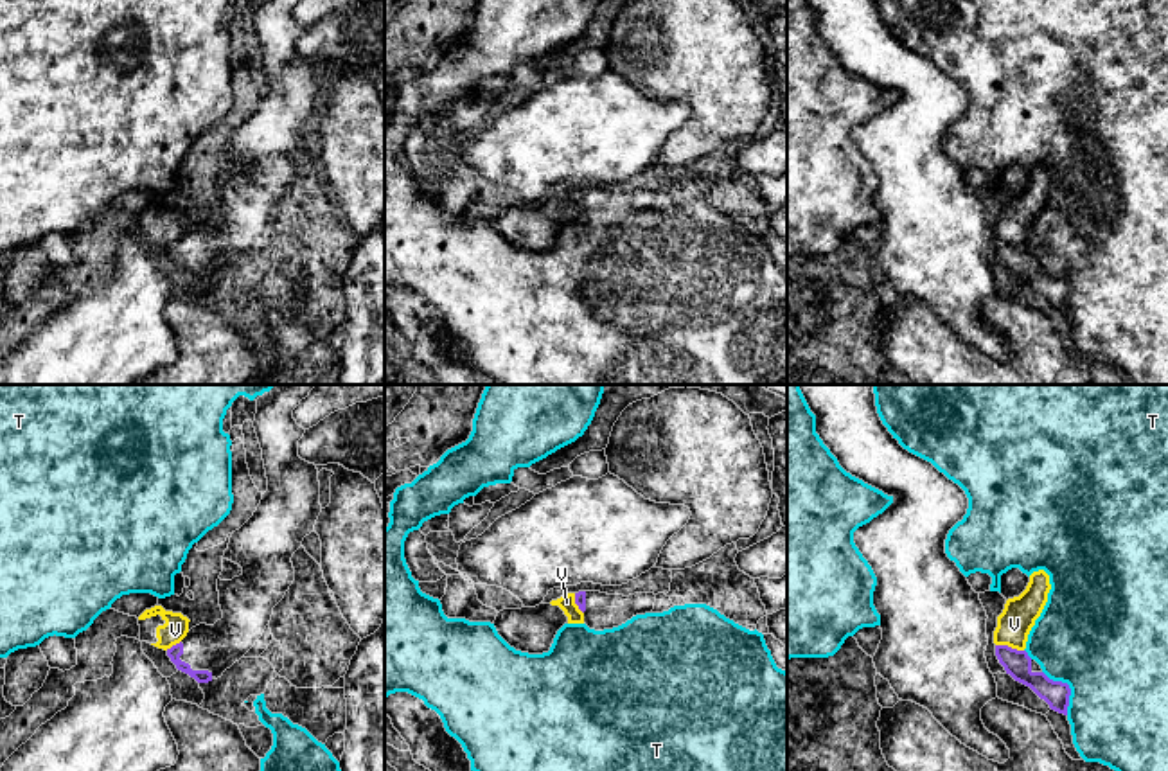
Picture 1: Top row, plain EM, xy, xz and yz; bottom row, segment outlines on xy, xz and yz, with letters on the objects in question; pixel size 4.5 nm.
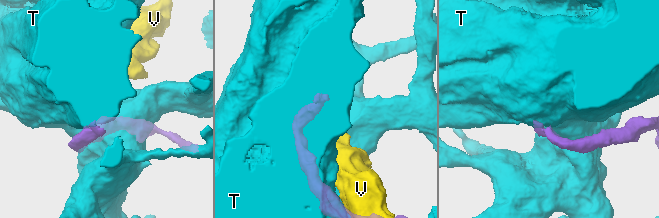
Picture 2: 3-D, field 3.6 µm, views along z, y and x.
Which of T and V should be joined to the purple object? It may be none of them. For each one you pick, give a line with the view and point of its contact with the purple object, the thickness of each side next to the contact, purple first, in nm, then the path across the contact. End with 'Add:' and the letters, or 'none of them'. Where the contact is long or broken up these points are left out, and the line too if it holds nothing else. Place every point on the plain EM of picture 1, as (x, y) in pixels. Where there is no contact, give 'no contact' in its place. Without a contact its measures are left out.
Add: none of them

